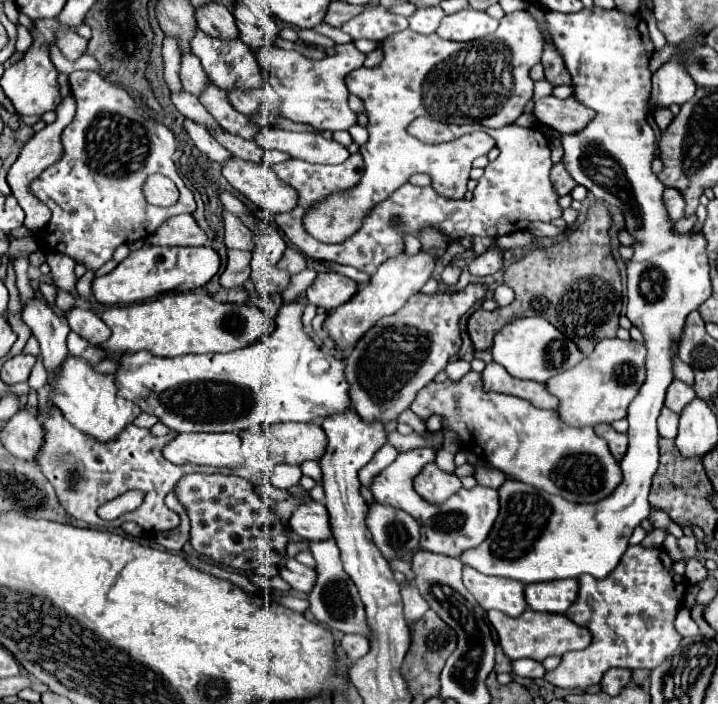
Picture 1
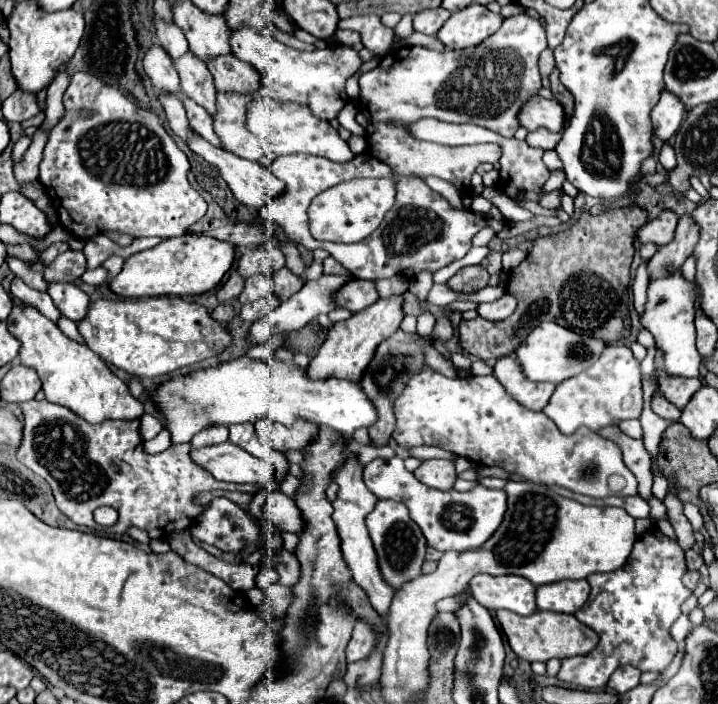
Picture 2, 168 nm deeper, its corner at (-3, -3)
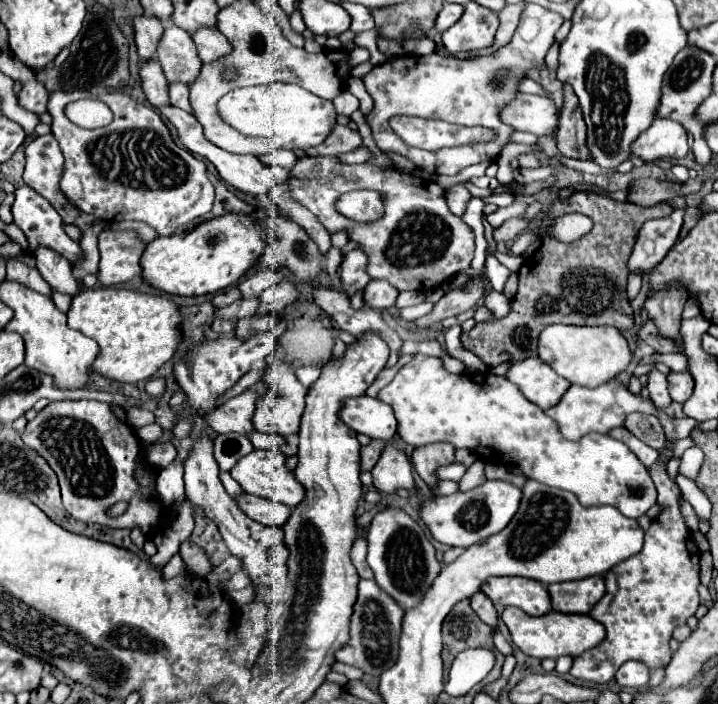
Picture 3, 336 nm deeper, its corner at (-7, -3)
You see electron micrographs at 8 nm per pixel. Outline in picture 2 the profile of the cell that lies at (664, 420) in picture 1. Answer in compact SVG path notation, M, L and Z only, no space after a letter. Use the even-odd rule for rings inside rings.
M654 397L654 399L652 399L652 411L654 411L658 417L666 419L666 421L672 421L672 423L680 421L680 409L676 409L676 407L674 407L670 401L666 401L664 397Z

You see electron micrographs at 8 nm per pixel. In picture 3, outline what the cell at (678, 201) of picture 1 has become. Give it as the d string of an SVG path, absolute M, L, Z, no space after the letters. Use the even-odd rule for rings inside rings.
M674 209L670 217L646 221L640 229L634 251L628 259L630 273L648 273L674 247L684 223L684 209Z

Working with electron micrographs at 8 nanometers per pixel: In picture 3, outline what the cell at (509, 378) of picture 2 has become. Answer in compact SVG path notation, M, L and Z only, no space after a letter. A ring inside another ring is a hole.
M542 359L514 363L512 369L506 373L506 379L516 383L524 397L528 397L528 401L536 403L540 409L554 407L572 385Z

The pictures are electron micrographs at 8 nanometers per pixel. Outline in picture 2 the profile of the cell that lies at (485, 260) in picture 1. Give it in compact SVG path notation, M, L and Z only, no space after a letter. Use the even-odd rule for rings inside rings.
M470 265L470 267L462 267L450 281L448 285L454 291L464 291L464 293L472 293L478 291L482 287L488 285L488 271L482 265Z

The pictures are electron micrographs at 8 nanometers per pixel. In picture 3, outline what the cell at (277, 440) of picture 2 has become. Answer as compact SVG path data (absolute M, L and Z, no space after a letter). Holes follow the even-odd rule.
M274 359L268 363L262 381L268 383L268 391L256 401L256 411L252 415L252 425L262 433L280 433L282 437L292 437L298 433L298 425L304 413L304 397L308 389L298 381L294 367L282 359Z

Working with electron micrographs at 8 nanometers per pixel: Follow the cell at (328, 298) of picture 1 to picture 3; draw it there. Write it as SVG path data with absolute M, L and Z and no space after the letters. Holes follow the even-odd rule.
M370 281L364 289L364 301L374 307L374 309L390 309L396 303L398 297L398 289L392 287L388 281Z

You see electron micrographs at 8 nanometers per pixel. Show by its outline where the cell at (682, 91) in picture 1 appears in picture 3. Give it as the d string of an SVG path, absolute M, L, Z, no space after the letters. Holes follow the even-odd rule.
M654 119L654 123L632 143L632 155L642 161L656 161L662 157L680 159L686 153L686 131L682 125L676 125L676 121Z

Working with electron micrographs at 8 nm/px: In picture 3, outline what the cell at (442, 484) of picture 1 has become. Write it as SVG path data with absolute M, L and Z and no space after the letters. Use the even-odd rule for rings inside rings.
M428 443L428 445L420 445L414 447L412 451L412 465L418 471L418 475L430 485L434 487L438 483L434 471L440 465L452 463L454 461L454 445L452 443Z

